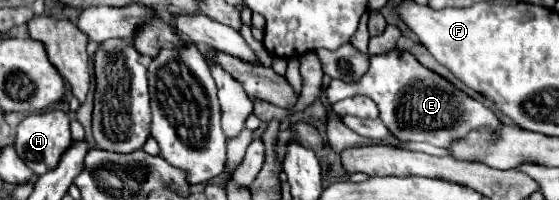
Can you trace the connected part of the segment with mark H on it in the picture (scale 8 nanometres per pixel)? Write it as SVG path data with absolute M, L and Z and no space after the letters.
M50 110L50 112L34 112L28 118L24 118L18 128L16 128L16 154L26 162L26 166L42 176L50 170L54 170L62 158L62 154L70 148L72 138L70 138L70 118L66 112L60 110Z

